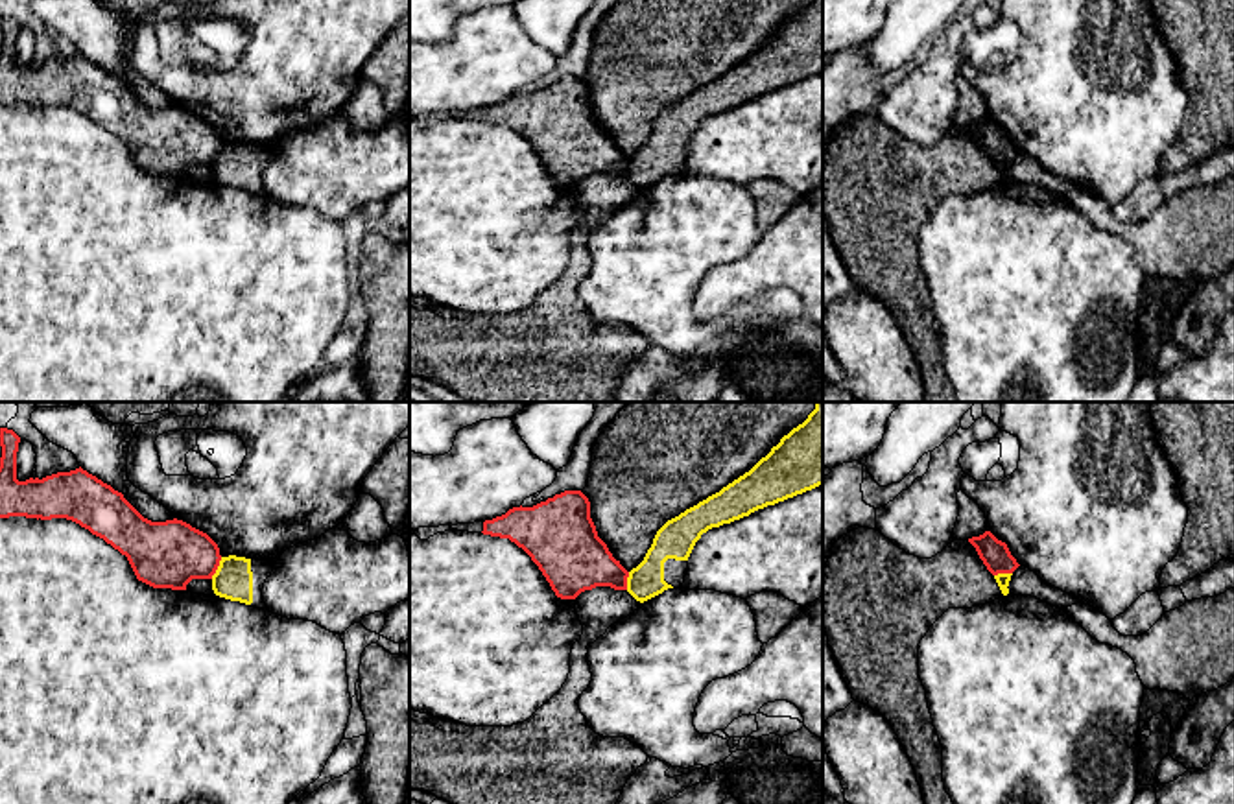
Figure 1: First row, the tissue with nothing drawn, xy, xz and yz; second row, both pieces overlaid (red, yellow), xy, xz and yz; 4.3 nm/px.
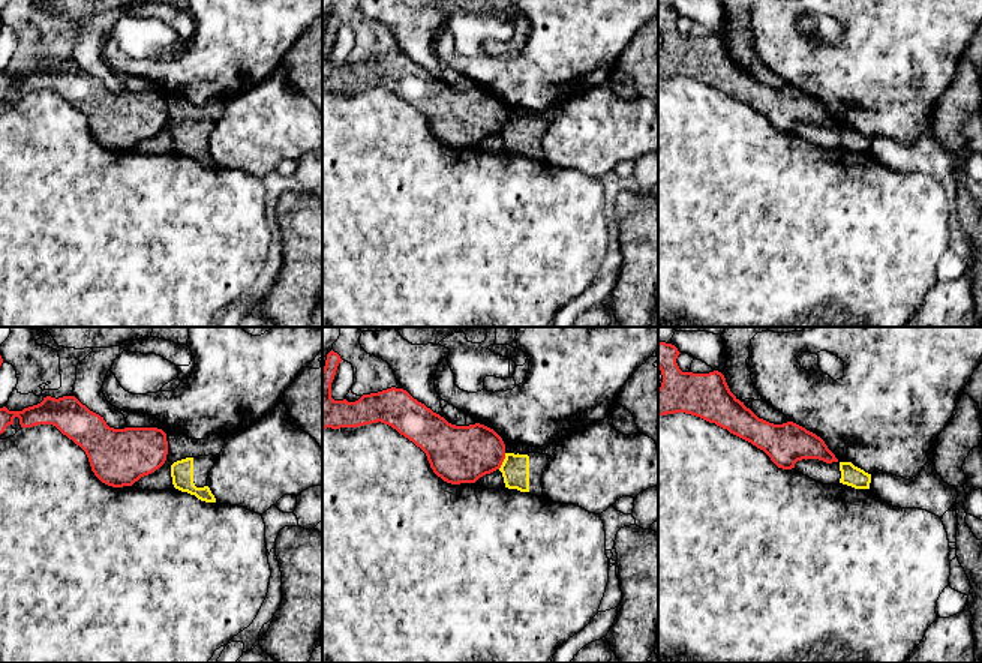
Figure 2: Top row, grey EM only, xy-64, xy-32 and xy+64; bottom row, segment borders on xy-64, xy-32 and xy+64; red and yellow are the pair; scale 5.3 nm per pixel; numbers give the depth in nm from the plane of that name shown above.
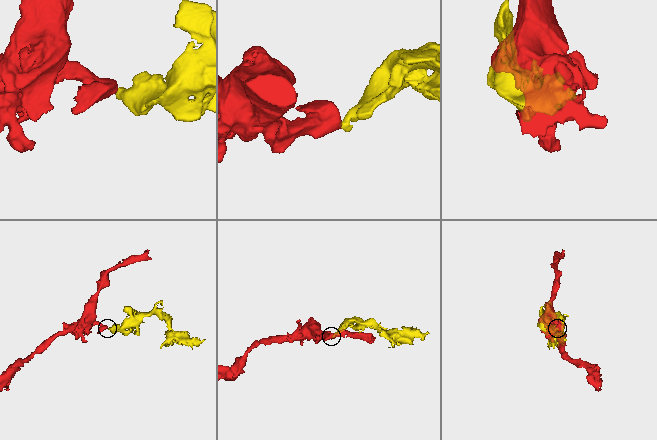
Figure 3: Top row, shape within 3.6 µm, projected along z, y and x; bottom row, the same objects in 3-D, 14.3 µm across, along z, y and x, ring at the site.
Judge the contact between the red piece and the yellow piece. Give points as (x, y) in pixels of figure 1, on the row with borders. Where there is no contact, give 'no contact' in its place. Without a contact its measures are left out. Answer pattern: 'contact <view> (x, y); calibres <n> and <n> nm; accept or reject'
contact xy (216, 568); calibres 300 and 170 nm; reject

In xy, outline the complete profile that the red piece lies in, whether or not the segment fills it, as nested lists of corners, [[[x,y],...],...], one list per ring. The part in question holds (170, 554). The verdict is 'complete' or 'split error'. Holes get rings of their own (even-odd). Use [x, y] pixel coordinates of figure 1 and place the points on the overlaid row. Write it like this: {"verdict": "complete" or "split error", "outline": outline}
{"verdict": "complete", "outline": [[[0,428],[0,518],[66,518],[127,557],[138,581],[153,588],[186,590],[192,579],[212,579],[218,544],[183,520],[151,522],[122,492],[81,467],[42,479],[17,479],[20,437]]]}

